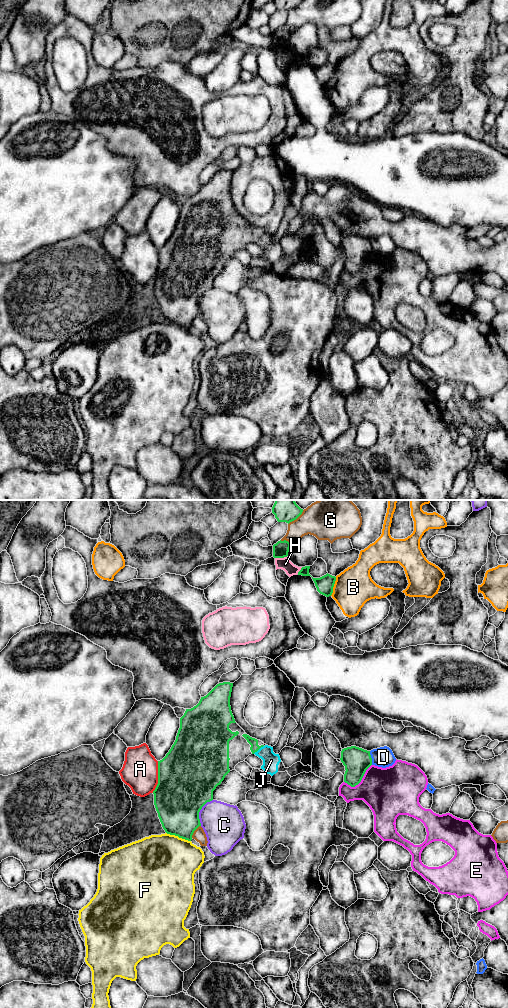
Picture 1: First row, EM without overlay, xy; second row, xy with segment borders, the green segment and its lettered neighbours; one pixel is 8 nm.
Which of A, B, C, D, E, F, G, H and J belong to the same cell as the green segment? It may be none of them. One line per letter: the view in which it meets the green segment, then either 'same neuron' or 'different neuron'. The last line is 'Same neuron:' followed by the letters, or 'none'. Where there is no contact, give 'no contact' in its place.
A: contact in xy; different neuron
B: contact in xy; different neuron
C: contact in xy; different neuron
D: contact in xy; different neuron
E: contact in xy; different neuron
F: contact in xy; different neuron
G: contact in xy; different neuron
H: contact in xy; different neuron
J: contact in xy; same neuron
Same neuron: J

